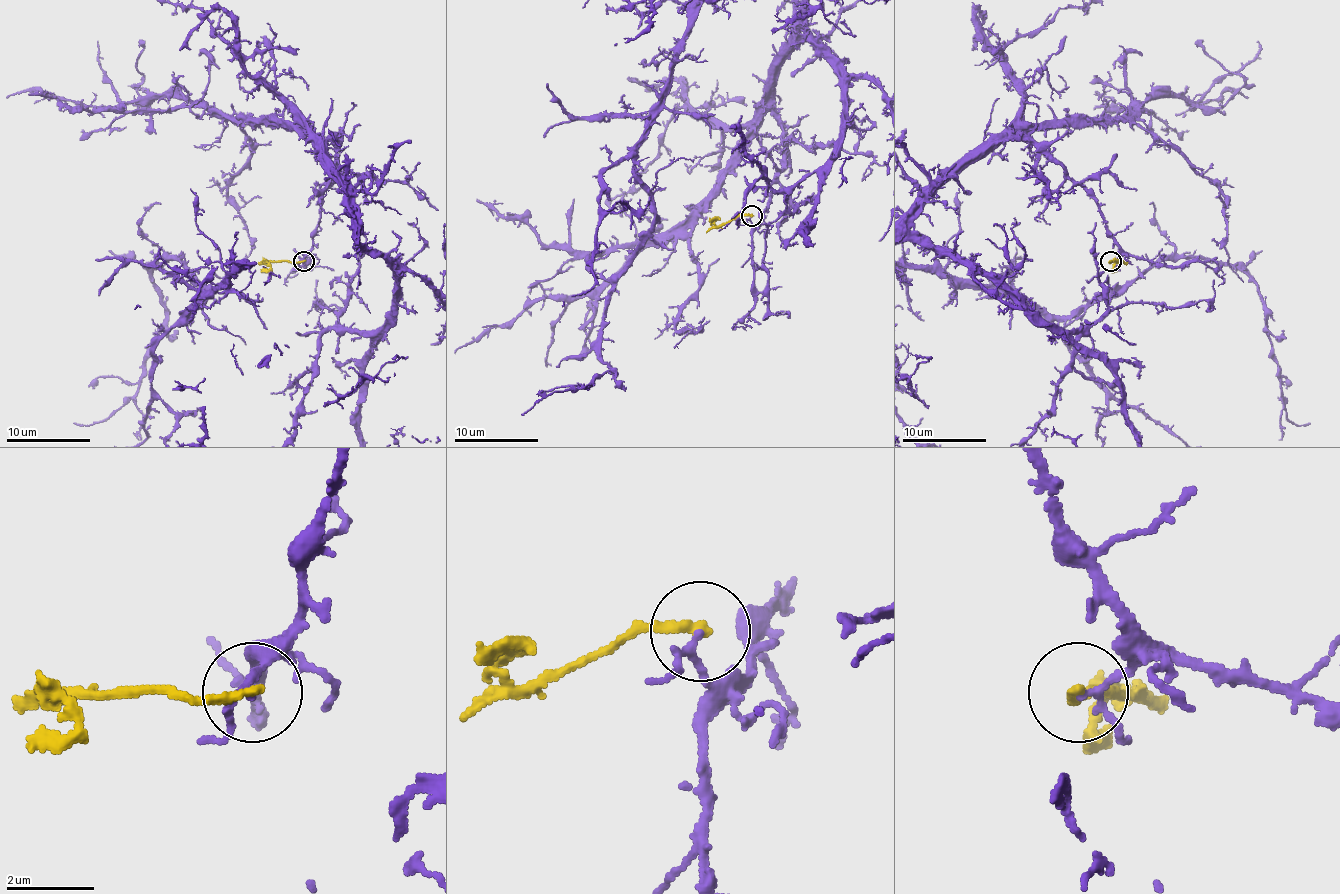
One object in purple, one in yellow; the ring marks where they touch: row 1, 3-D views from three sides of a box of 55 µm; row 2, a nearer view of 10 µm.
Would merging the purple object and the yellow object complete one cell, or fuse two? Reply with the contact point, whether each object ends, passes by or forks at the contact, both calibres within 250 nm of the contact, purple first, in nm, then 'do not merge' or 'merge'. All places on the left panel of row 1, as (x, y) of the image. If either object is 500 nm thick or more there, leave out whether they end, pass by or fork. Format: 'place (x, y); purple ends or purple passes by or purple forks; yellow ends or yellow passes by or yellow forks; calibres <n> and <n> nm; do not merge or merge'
place (303, 261); purple passes by; yellow ends; calibres 150 and 220 nm; do not merge

